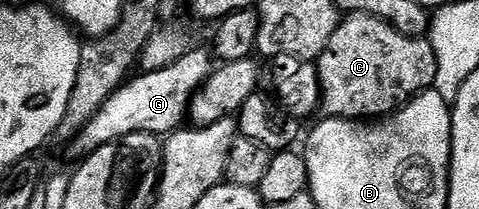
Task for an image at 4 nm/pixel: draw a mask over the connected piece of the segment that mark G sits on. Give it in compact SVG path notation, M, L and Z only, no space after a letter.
M190 48L178 61L163 67L159 71L141 73L125 82L107 103L83 127L83 131L74 139L71 152L77 159L84 159L99 147L103 147L112 141L118 141L123 135L132 133L156 133L158 135L169 135L182 128L187 117L189 102L193 94L200 89L201 84L209 78L209 74L215 68L214 58L210 50Z

